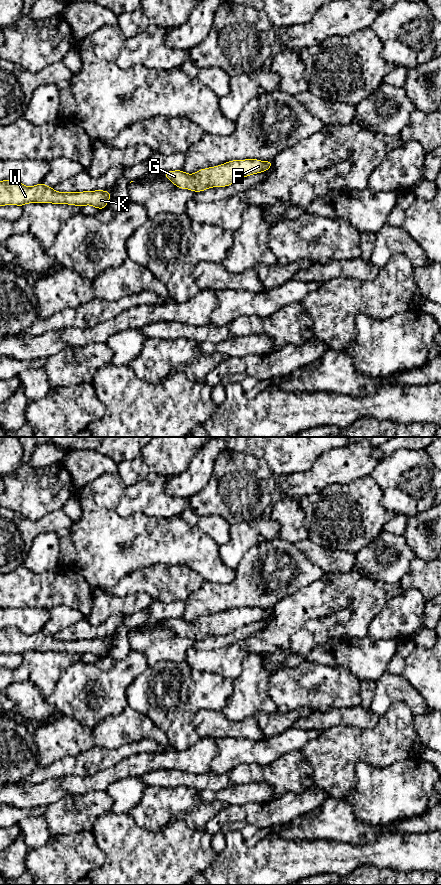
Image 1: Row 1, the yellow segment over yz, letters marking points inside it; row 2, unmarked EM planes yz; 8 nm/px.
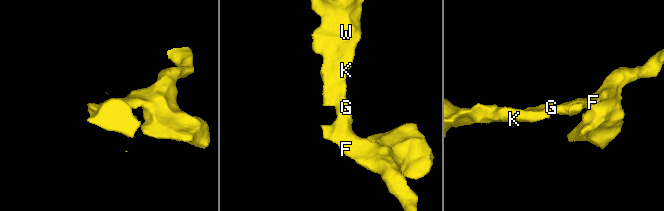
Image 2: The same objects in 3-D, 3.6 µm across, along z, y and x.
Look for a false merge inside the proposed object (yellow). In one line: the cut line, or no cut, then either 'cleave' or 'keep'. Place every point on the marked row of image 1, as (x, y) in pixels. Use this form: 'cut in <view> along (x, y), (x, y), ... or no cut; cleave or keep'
no cut; keep

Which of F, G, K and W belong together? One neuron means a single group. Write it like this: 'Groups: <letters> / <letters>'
Groups: F G K W

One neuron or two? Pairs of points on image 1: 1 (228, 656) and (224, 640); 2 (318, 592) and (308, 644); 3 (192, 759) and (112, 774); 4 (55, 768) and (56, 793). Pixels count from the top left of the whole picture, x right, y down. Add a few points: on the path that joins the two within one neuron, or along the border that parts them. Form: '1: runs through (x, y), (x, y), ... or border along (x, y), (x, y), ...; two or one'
1: border along (240, 644), (203, 650); two
2: border along (335, 611), (321, 618), (310, 619), (294, 634); two
3: runs through (172, 760), (149, 761), (132, 766); one
4: border along (60, 777), (45, 779), (32, 785); two

